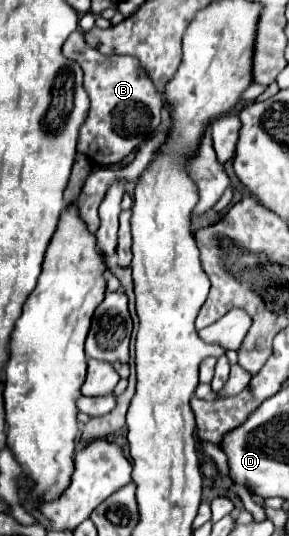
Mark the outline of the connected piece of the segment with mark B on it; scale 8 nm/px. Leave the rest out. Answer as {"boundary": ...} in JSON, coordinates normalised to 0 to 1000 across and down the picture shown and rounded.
{"boundary":[[[263,56],[215,86],[215,101],[277,119],[291,134],[291,168],[311,183],[311,201],[291,231],[277,235],[270,272],[332,310],[394,310],[422,302],[491,261],[512,261],[547,231],[561,209],[561,179],[540,172],[526,153],[484,119],[457,104],[388,104],[360,108],[346,97],[291,78],[291,60]]]}

